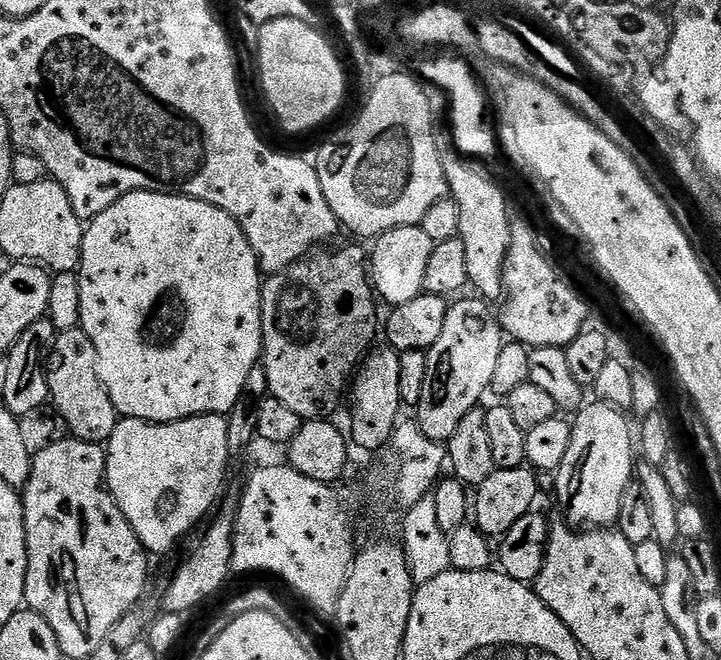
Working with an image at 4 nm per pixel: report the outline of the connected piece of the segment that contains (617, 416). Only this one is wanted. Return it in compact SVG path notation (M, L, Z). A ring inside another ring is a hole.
M599 402L585 403L575 413L576 420L571 421L572 437L570 450L566 450L566 458L562 458L562 466L555 473L556 496L564 503L568 511L567 523L576 530L608 530L616 524L620 513L622 494L634 480L634 428L628 425L628 420L619 408Z

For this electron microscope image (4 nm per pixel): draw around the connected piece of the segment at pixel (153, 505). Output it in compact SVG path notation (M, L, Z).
M191 416L169 424L148 424L145 420L124 418L117 423L114 434L107 440L106 487L122 510L126 522L130 522L145 552L153 557L166 555L204 515L207 517L217 507L225 491L224 475L228 472L230 461L227 425L224 416Z

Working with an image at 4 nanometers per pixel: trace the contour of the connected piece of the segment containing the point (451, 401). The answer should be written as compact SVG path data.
M483 298L476 300L457 299L451 305L446 314L446 326L442 326L442 335L434 346L427 349L428 365L426 366L426 382L422 386L422 398L419 404L415 405L414 420L422 430L426 438L439 442L446 442L458 430L458 422L470 414L481 403L484 395L489 395L494 369L498 367L498 354L502 347L502 329L497 317L490 309L489 301Z

